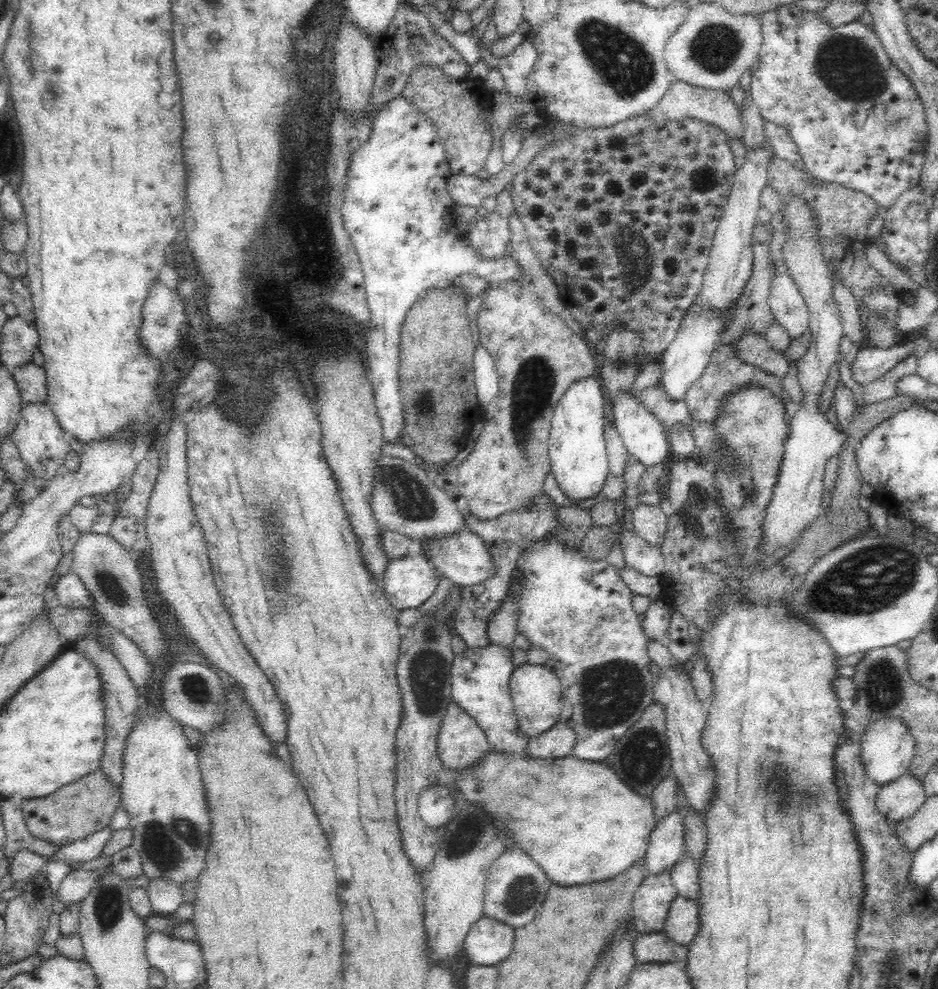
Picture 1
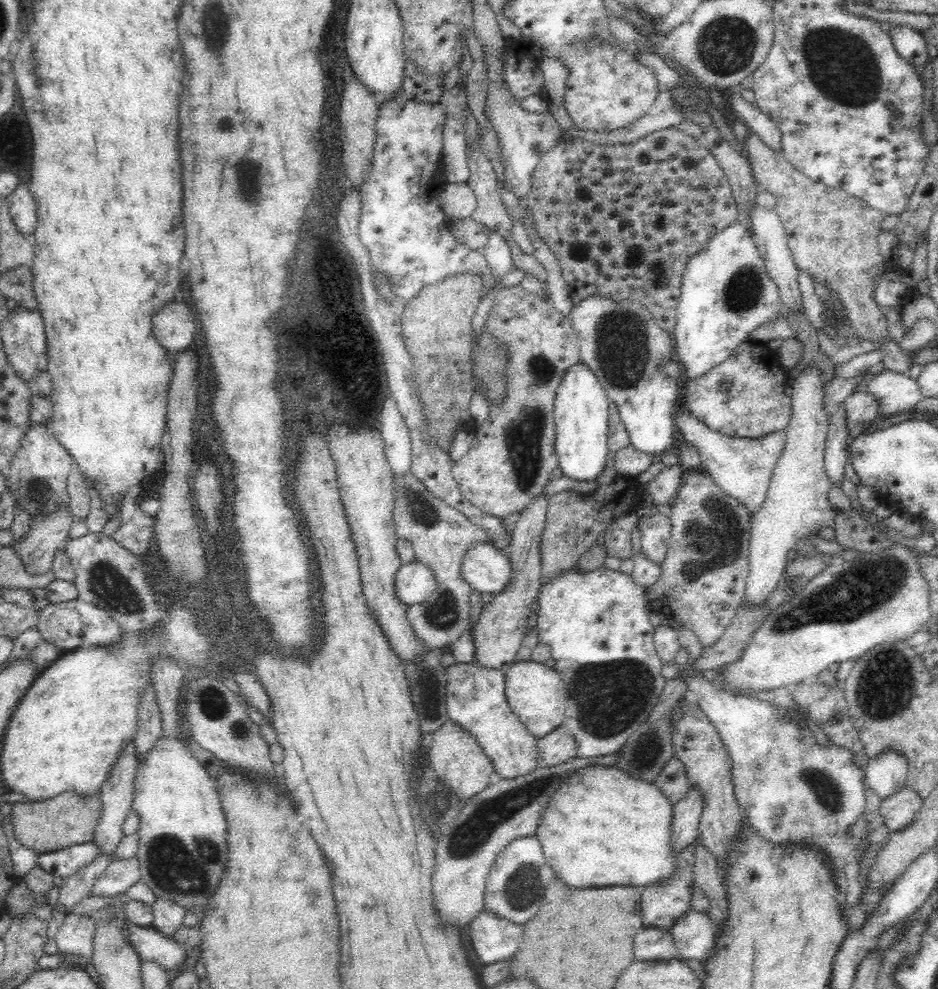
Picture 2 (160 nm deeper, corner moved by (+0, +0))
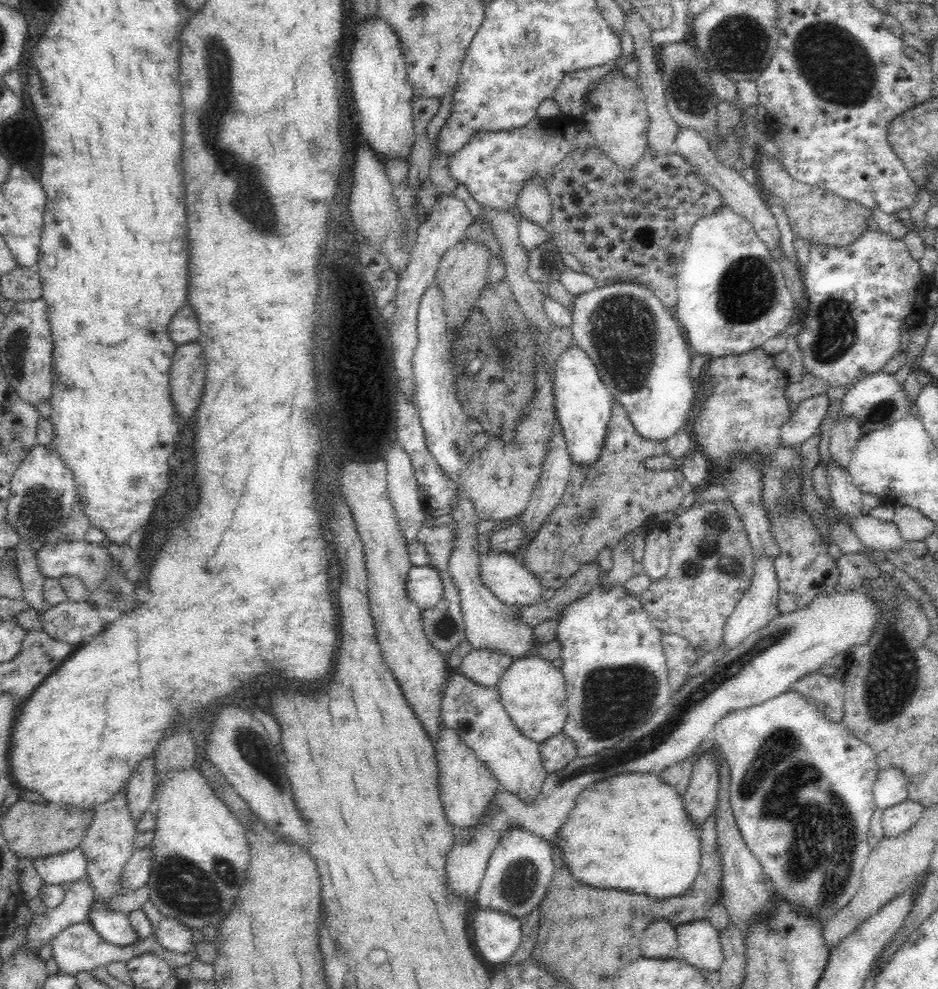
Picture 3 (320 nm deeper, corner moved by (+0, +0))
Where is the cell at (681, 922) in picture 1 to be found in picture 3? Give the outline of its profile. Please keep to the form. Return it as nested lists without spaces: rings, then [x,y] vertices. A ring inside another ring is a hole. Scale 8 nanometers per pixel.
[[[708,919],[693,920],[675,925],[678,958],[698,970],[717,971],[724,960],[719,933]]]

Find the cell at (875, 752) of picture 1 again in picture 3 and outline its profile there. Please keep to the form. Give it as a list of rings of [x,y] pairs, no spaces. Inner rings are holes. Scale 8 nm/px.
[[[882,769],[873,788],[877,808],[886,810],[909,800],[907,786],[908,779],[900,769]]]

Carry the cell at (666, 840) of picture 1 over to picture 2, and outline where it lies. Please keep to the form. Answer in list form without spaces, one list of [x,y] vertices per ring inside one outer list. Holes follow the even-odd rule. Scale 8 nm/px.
[[[690,786],[687,794],[679,802],[673,804],[671,848],[676,852],[692,844],[699,835],[703,806],[704,795],[695,786]]]

